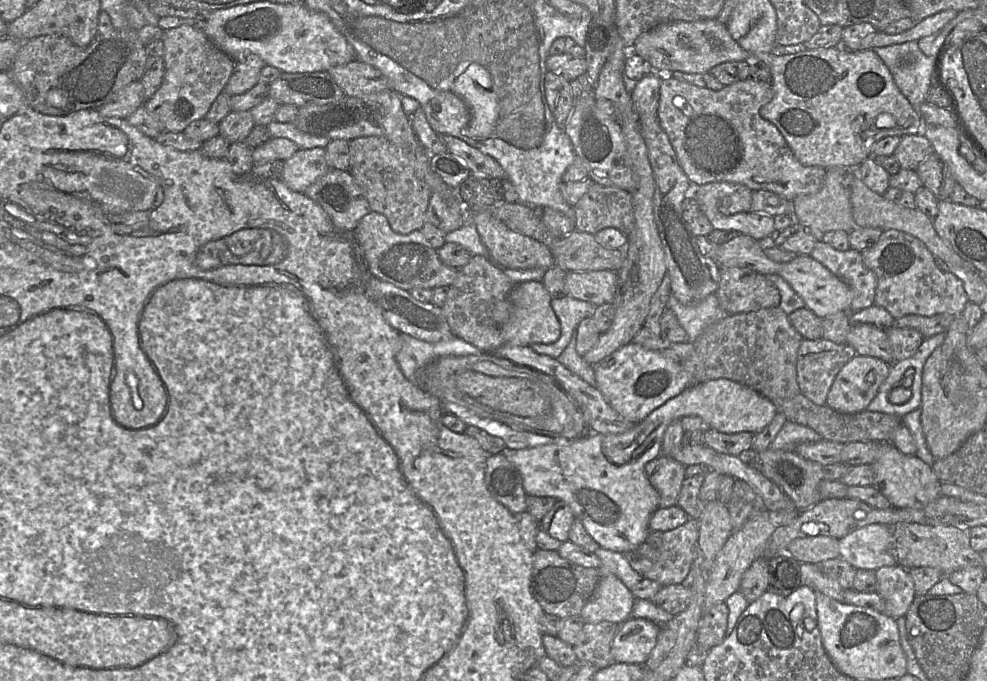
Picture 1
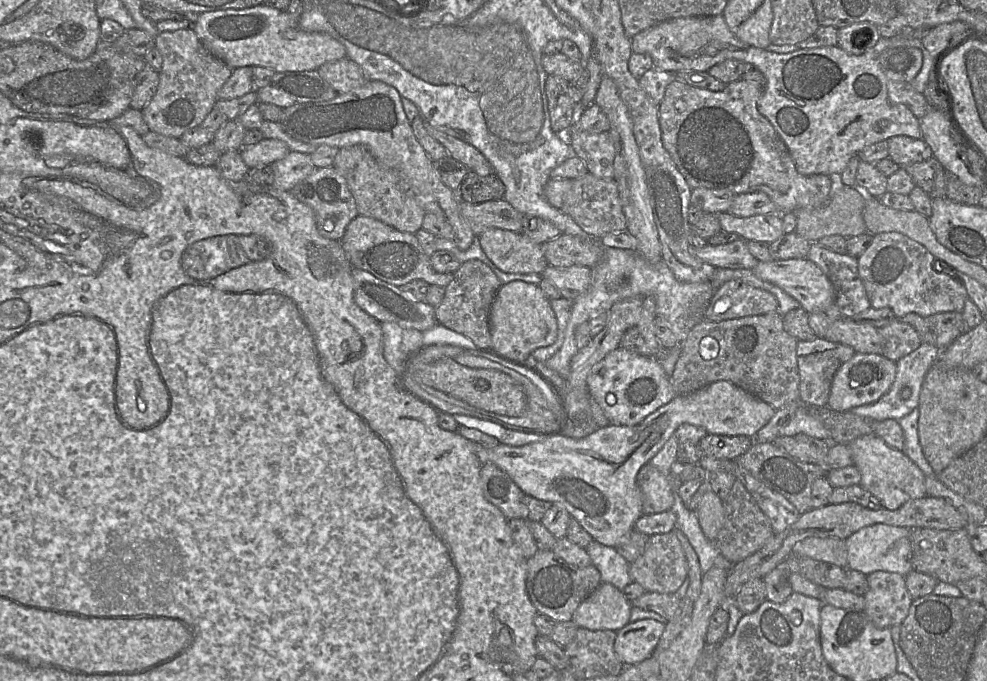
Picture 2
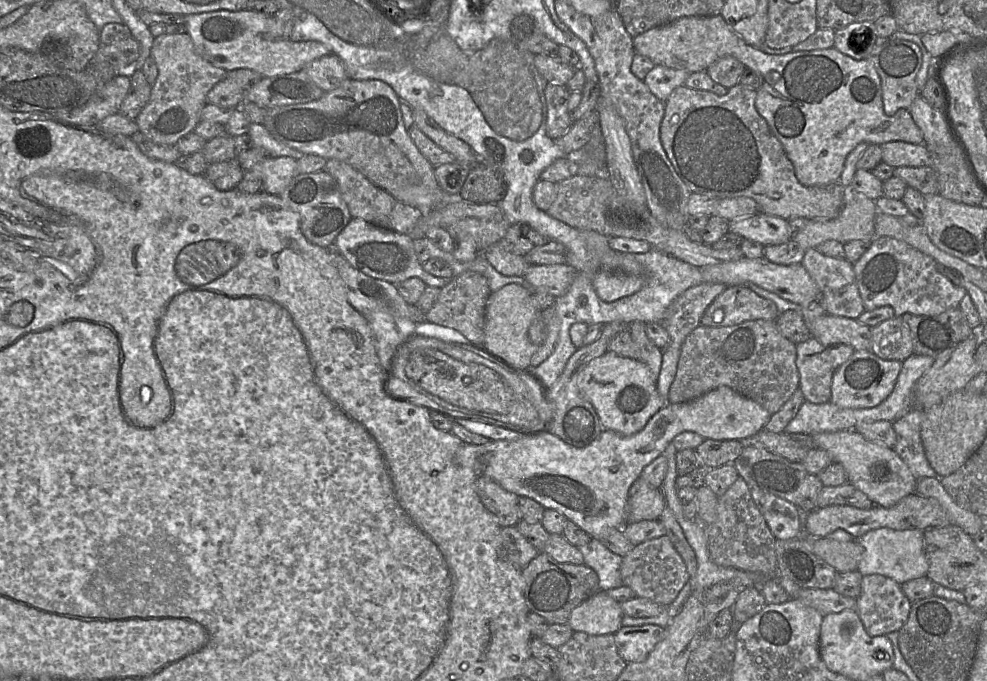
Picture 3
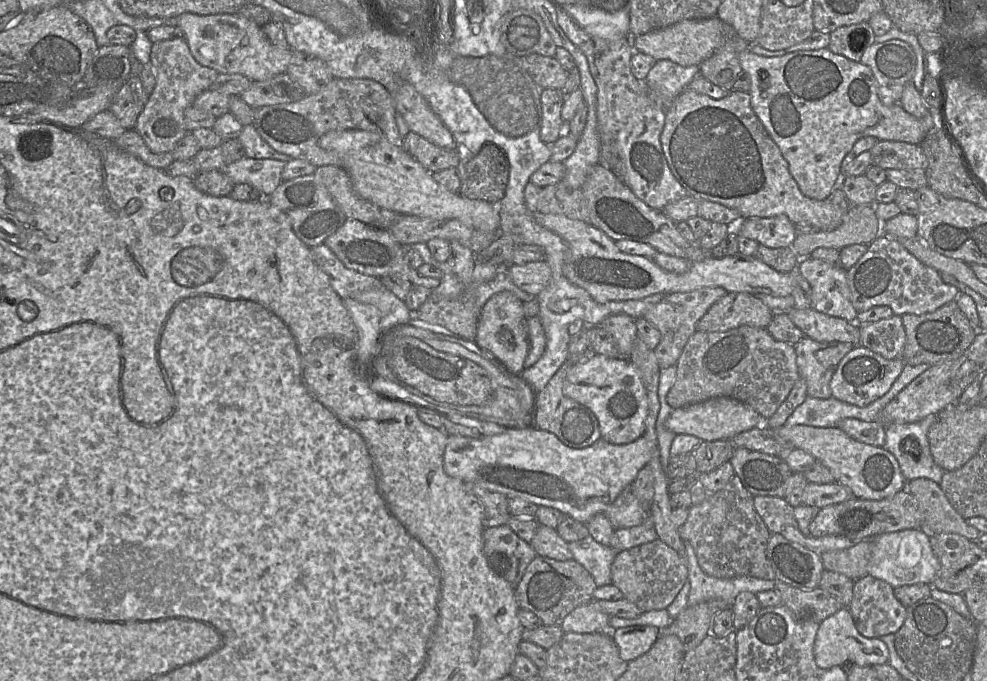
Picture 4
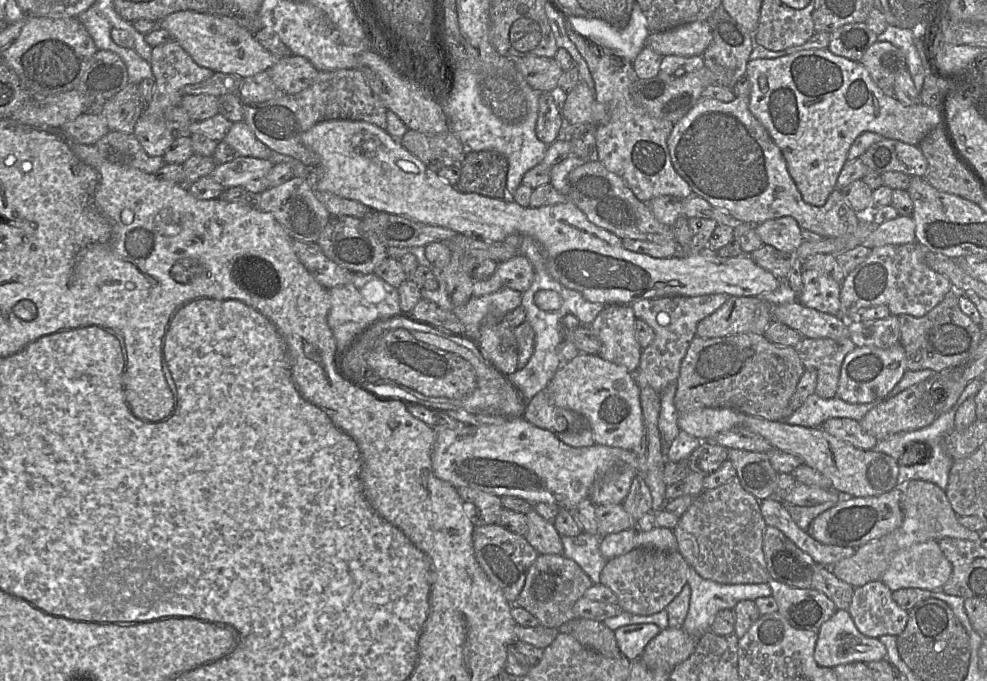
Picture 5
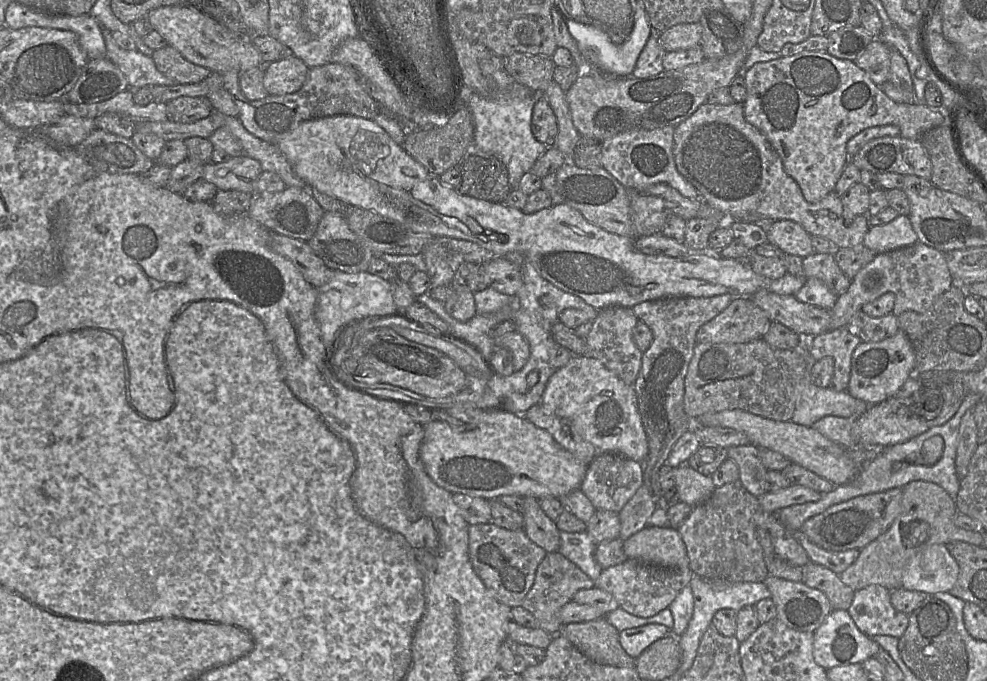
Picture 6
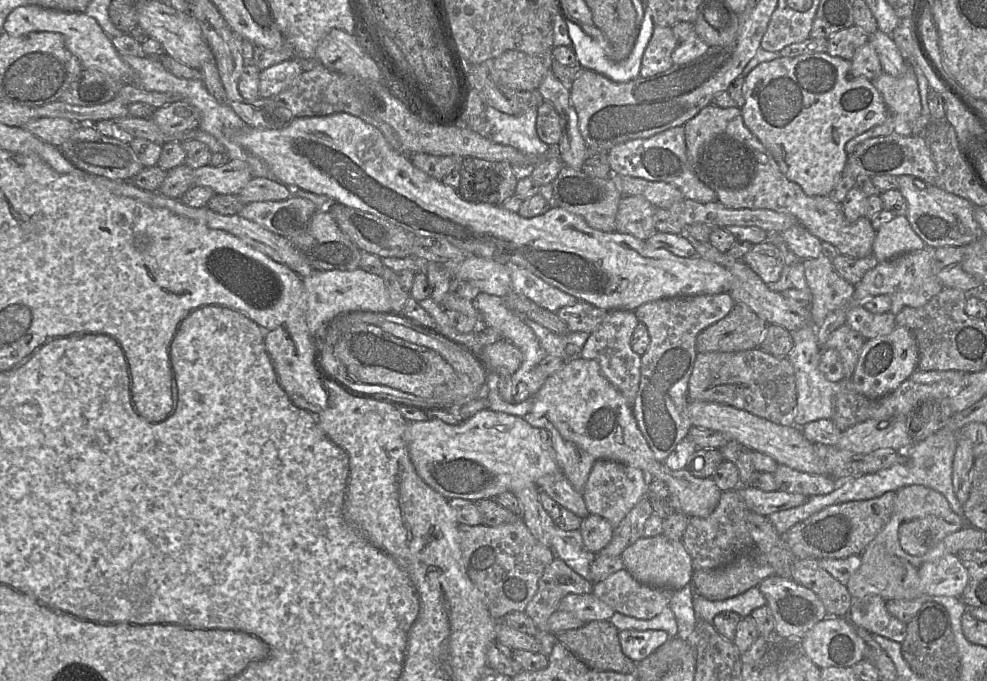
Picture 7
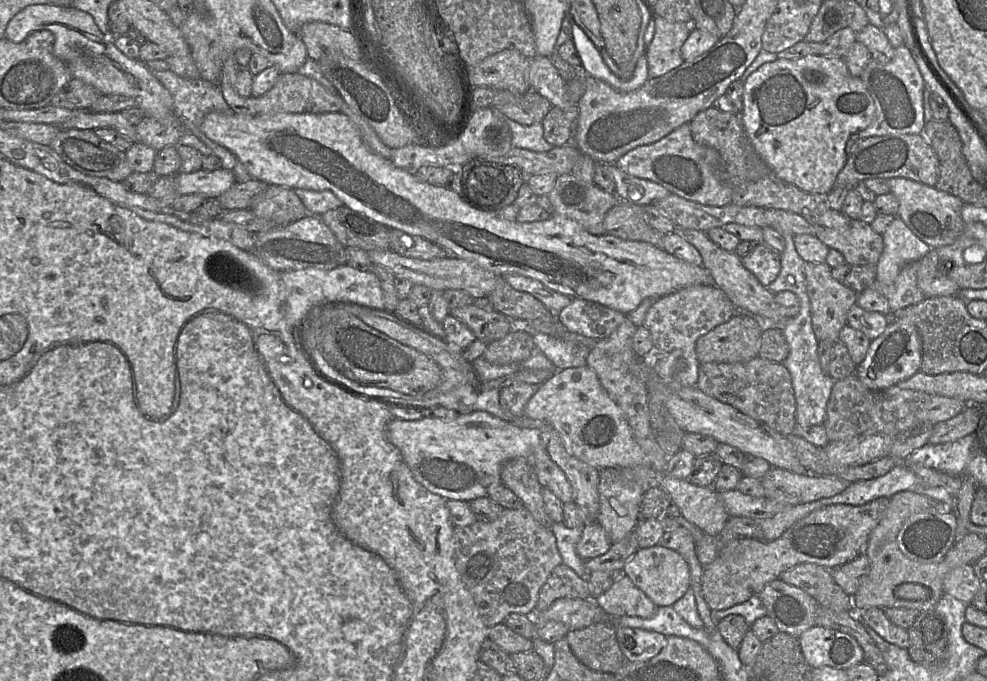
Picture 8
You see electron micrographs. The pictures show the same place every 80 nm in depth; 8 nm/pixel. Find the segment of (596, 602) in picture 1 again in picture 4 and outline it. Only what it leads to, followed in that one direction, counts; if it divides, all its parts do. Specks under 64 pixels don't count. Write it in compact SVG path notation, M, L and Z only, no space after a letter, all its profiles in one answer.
M590 601L574 609L563 621L564 633L611 633L610 616Z

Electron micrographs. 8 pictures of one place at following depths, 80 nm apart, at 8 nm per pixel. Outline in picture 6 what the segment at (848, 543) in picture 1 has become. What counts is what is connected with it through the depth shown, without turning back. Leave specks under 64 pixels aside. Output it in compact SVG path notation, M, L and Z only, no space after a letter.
M934 544L913 556L904 568L901 588L924 592L928 595L949 592L955 585L959 566L945 545Z

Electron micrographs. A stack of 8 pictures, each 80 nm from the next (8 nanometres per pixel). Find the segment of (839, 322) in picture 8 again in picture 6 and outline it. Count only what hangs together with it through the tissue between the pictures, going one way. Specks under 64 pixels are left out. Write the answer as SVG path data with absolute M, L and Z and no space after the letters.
M817 254L803 258L803 275L821 280L837 297L844 294L850 284L849 279L839 268L831 254Z

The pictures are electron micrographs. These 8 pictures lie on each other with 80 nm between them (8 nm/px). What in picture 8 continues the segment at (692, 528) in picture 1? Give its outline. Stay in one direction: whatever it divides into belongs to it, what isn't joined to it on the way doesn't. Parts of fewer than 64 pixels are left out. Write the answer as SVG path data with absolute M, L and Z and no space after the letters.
M624 574L594 601L611 617L650 618L657 609L645 593Z

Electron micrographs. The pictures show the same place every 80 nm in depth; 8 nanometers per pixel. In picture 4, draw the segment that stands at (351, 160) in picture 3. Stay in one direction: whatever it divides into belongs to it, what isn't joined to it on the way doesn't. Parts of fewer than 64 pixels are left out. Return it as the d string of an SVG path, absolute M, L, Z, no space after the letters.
M333 78L316 94L307 95L297 102L254 108L253 113L252 124L274 150L315 167L342 167L339 155L322 149L318 143L324 134L332 131L369 131L386 138L397 147L403 147L404 138L399 134L395 121L393 97L382 84L371 79Z

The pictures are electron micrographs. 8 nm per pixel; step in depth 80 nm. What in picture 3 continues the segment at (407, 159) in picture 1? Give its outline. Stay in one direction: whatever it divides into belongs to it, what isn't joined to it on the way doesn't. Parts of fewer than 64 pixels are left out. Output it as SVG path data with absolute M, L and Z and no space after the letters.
M328 160L322 171L330 174L337 182L352 218L361 218L377 227L408 235L424 214L420 209L396 200L388 192L372 184L357 169L341 160Z

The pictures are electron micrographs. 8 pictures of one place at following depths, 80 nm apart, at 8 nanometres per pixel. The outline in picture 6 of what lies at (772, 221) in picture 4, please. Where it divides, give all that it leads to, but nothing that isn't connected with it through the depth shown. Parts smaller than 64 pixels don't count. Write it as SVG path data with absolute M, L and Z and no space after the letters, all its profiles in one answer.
M777 220L766 227L767 241L777 246L786 255L805 258L812 253L811 235L798 223L790 220Z

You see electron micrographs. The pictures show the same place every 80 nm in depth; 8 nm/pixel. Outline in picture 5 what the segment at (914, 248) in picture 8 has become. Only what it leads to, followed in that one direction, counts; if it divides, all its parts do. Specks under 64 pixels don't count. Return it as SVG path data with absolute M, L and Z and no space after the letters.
M899 215L885 221L863 241L862 245L870 249L885 245L901 245L916 242L915 221L912 216Z

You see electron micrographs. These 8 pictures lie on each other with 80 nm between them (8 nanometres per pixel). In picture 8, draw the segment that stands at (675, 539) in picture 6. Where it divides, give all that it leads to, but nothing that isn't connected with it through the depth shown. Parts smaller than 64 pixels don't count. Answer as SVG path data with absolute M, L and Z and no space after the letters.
M659 544L638 549L625 564L623 573L656 607L672 606L690 588L690 573L686 561L676 551Z

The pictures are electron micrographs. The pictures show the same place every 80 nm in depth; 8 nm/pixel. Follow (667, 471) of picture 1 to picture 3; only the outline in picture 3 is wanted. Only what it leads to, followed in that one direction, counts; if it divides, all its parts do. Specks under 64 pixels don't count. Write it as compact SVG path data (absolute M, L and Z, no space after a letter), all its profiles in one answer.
M639 477L629 489L626 523L657 520L665 507L660 488L650 487Z

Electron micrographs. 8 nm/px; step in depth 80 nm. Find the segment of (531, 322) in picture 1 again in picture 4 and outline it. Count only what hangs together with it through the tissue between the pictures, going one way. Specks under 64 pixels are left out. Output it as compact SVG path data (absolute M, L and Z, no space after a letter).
M509 291L493 295L481 309L475 342L486 355L500 362L508 374L520 374L529 350L523 302Z

